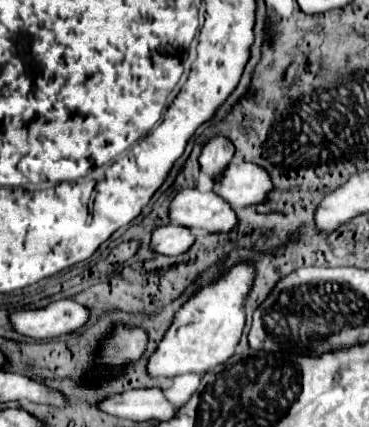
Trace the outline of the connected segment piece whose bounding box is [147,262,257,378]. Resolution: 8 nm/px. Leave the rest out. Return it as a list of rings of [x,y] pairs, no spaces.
[[[237,262],[231,268],[223,270],[207,286],[197,288],[195,294],[191,294],[191,298],[175,312],[173,322],[165,332],[165,338],[161,340],[155,354],[149,358],[149,374],[155,378],[179,376],[187,372],[201,374],[231,358],[235,346],[241,340],[241,332],[245,326],[243,304],[253,288],[255,276],[257,272],[253,262]]]

